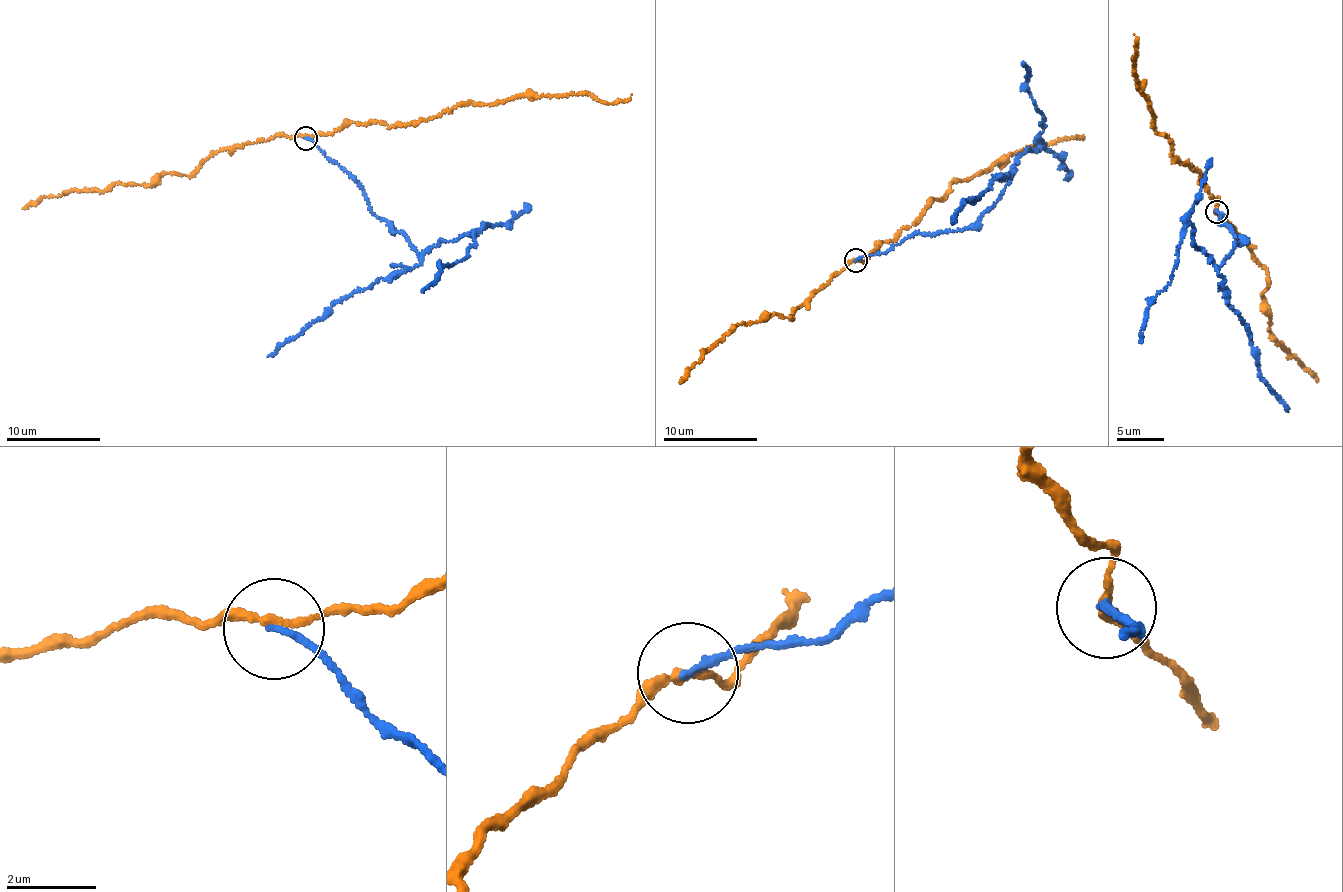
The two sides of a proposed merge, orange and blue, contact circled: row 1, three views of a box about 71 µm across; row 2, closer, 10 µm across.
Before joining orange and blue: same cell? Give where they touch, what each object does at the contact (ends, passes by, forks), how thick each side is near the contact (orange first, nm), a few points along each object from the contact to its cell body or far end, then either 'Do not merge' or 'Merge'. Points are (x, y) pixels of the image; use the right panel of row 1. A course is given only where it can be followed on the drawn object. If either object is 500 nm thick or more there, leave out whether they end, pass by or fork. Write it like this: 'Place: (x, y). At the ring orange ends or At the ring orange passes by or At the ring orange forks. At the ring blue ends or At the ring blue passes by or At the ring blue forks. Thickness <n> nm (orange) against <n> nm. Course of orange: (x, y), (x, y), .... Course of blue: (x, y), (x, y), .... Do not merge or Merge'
Place: (1217, 211). At the ring orange passes by. At the ring blue ends. Thickness 180 nm (orange) against 150 nm. Course of orange: (1217, 211), (1199, 171), (1174, 157), (1168, 138), (1155, 129), (1156, 117), (1135, 71), (1134, 34). Course of blue: (1217, 211), (1232, 234), (1242, 237), (1217, 267), (1195, 244), (1190, 224), (1170, 283), (1149, 304), (1141, 343). Do not merge

